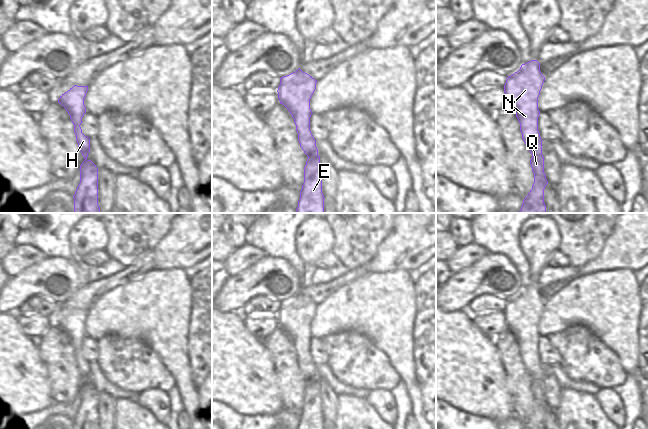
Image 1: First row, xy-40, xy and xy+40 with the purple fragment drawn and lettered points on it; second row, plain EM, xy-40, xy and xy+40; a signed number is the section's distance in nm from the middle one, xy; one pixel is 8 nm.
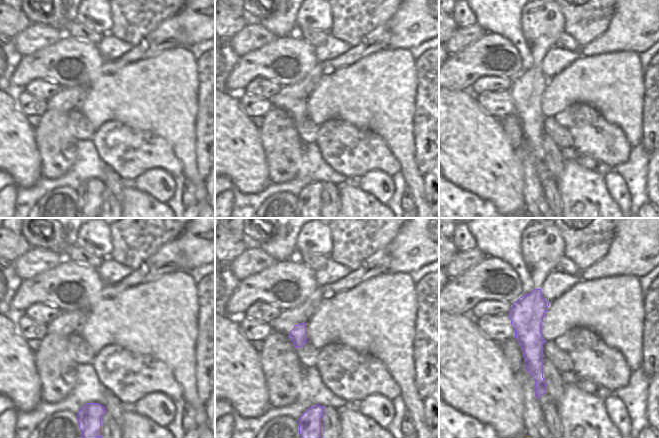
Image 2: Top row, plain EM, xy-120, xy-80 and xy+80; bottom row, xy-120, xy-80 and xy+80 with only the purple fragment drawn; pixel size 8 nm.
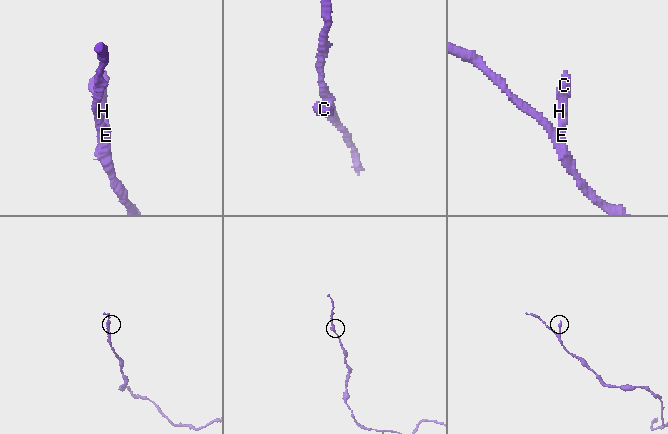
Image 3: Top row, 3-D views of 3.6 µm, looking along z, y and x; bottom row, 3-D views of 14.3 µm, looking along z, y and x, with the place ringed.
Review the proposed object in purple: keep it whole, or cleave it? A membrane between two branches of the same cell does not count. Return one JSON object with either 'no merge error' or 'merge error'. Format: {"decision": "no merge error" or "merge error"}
{"decision": "no merge error"}

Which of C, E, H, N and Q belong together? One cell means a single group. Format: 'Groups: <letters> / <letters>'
Groups: C E H N Q.

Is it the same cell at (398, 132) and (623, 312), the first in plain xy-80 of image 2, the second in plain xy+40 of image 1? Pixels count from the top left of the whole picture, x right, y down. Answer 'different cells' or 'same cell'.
same cell

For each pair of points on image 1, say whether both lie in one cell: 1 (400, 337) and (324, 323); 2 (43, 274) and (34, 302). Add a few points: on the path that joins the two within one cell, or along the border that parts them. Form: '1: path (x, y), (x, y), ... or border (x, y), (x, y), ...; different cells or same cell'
1: path (381, 321), (343, 321); same cell
2: border (55, 304), (42, 296), (30, 296), (18, 308); different cells

